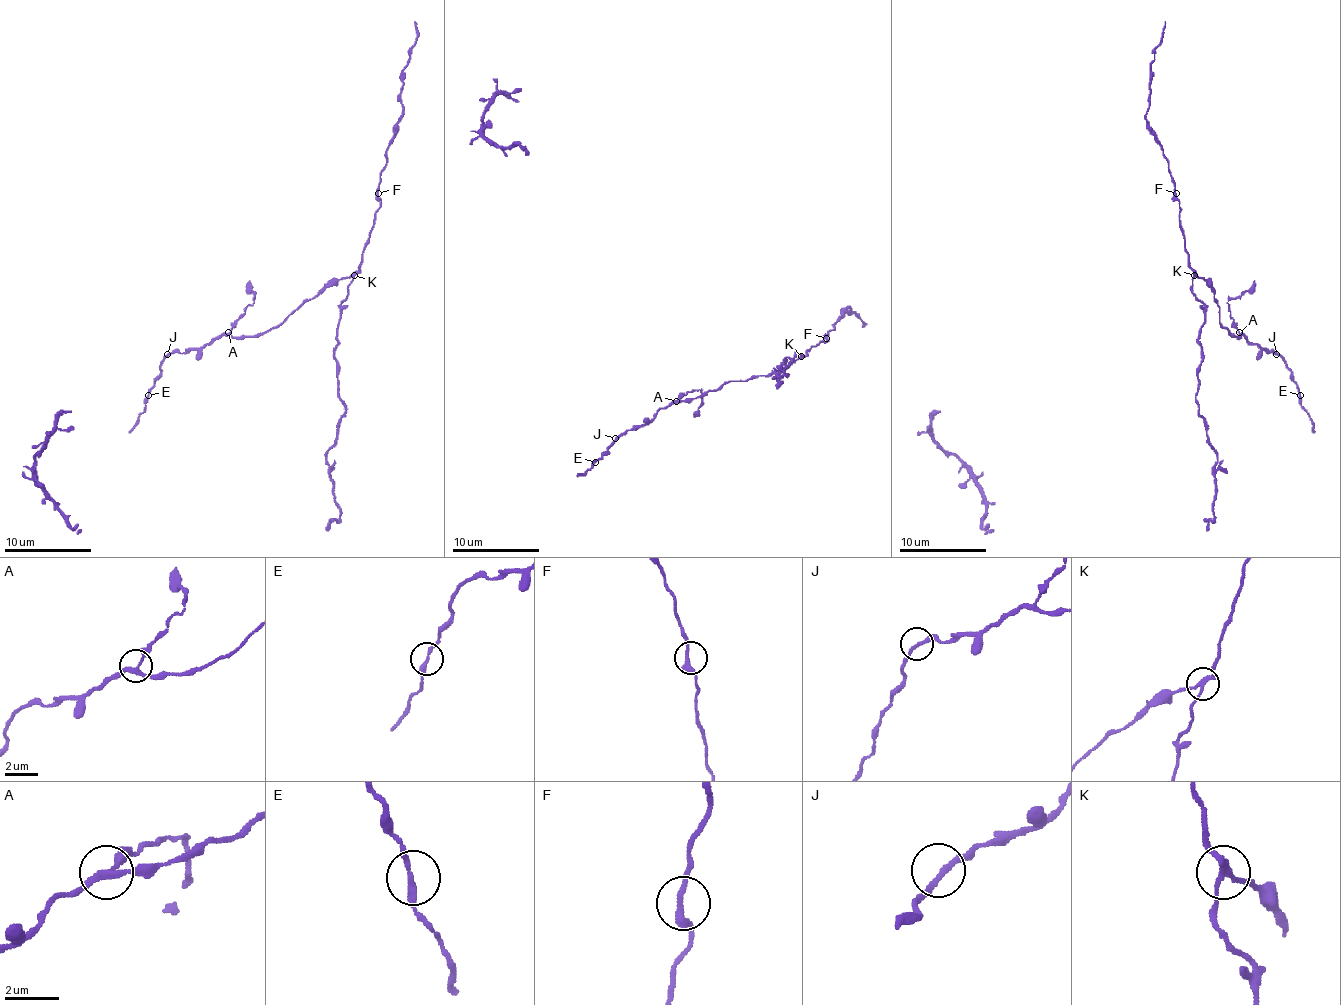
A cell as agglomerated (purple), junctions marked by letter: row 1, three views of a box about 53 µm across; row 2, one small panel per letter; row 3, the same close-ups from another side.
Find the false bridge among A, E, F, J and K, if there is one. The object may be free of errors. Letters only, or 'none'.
K

